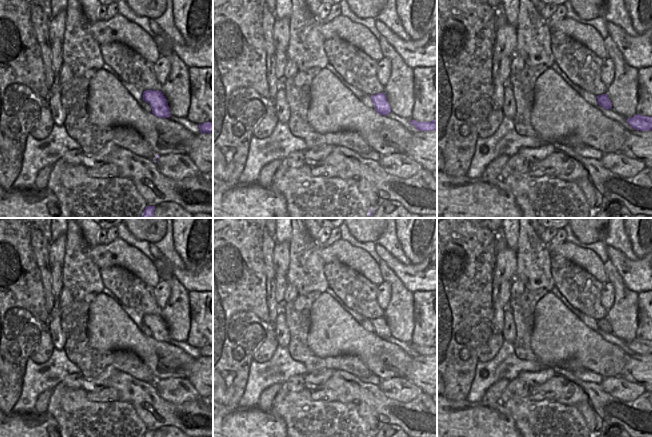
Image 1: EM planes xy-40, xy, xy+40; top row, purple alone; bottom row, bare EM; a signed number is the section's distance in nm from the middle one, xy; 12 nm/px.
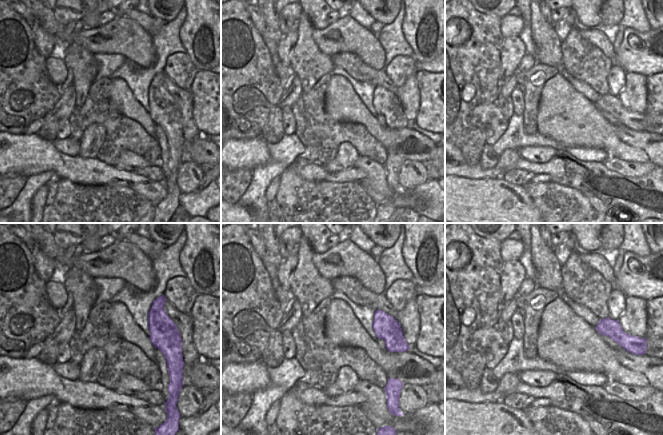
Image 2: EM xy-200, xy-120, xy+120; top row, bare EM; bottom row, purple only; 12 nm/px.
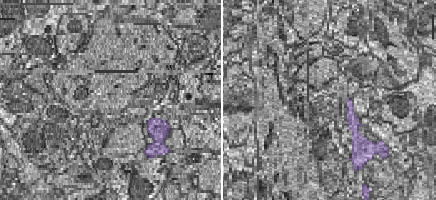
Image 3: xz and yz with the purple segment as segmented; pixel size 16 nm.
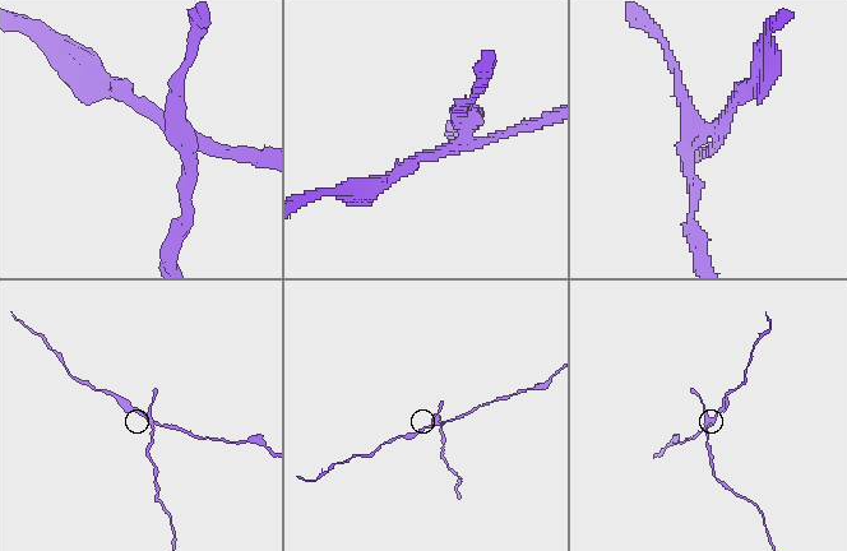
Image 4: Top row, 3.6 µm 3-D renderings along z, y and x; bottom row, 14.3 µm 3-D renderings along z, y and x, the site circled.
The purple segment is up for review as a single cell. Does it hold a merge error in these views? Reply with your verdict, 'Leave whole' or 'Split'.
Split

